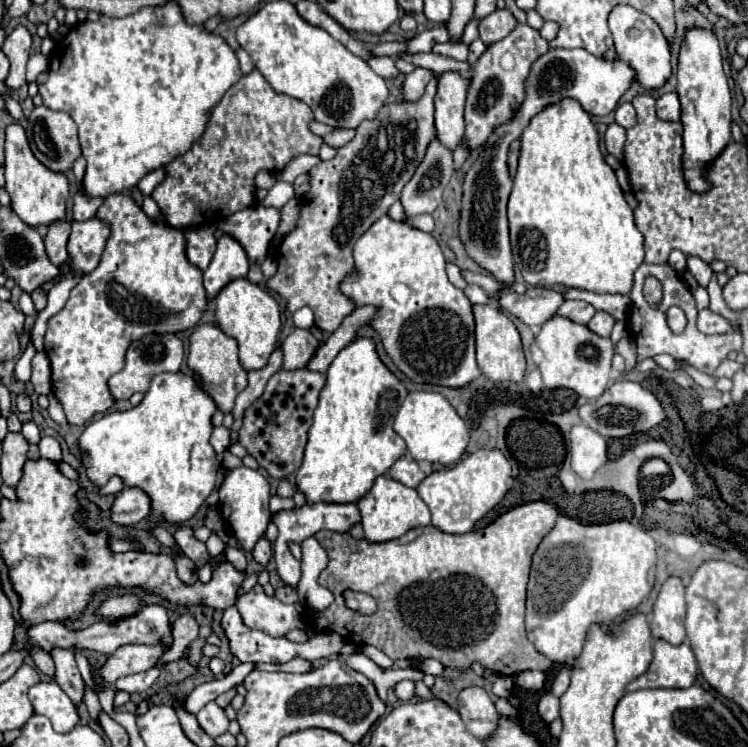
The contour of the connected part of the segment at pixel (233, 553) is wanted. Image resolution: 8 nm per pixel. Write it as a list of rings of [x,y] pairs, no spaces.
[[[226,544],[224,555],[226,555],[226,560],[238,570],[243,571],[247,567],[245,552],[241,548],[231,547]]]

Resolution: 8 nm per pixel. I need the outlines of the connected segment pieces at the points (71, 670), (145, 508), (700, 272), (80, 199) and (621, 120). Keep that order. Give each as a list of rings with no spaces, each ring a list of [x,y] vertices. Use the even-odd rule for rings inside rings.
[[[53,648],[51,658],[55,662],[55,682],[61,686],[61,690],[75,702],[79,704],[83,700],[83,688],[85,682],[77,670],[75,658],[71,650],[65,648]]]
[[[123,488],[111,504],[111,522],[119,526],[135,526],[147,518],[149,510],[151,504],[145,492],[139,492],[139,488]]]
[[[689,256],[689,258],[687,258],[687,270],[693,274],[693,278],[697,280],[699,286],[707,288],[709,280],[711,280],[711,276],[713,276],[713,270],[711,270],[703,260],[699,260],[699,258],[695,258],[695,256]]]
[[[79,190],[73,198],[73,218],[77,222],[89,220],[89,218],[95,216],[95,212],[101,204],[103,204],[103,198],[93,198],[93,196],[87,196],[85,192]]]
[[[623,102],[623,104],[617,106],[617,110],[615,110],[615,122],[617,122],[619,126],[623,126],[625,130],[631,128],[631,126],[637,122],[635,108],[633,108],[631,102]]]

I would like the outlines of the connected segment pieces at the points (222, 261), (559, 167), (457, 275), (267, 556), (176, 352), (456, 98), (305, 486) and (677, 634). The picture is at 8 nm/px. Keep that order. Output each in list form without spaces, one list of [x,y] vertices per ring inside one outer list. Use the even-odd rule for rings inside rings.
[[[221,236],[213,260],[203,274],[207,302],[211,302],[231,280],[247,278],[247,270],[249,270],[249,260],[241,244],[231,236]]]
[[[563,100],[559,104],[553,104],[551,108],[545,108],[543,112],[539,112],[539,116],[535,116],[531,120],[531,124],[525,128],[525,132],[521,136],[519,168],[517,168],[513,182],[515,182],[515,186],[509,196],[509,228],[511,228],[513,260],[517,262],[517,268],[521,270],[521,274],[529,286],[533,286],[533,288],[535,286],[543,286],[543,288],[567,286],[567,288],[583,288],[583,290],[589,290],[595,294],[629,294],[631,292],[633,274],[643,262],[643,234],[635,228],[633,210],[629,208],[629,204],[623,198],[615,172],[605,164],[603,154],[599,152],[599,134],[593,126],[589,114],[583,112],[583,108],[579,108],[579,104],[575,104],[575,100]]]
[[[447,264],[447,278],[449,278],[449,282],[453,284],[453,286],[457,286],[457,288],[465,288],[467,286],[467,282],[463,280],[463,276],[461,276],[461,268],[457,268],[455,264]]]
[[[267,538],[259,540],[259,544],[255,544],[255,548],[253,548],[253,560],[261,566],[267,566],[267,562],[271,560],[271,554],[273,554],[273,550],[271,550],[271,542]]]
[[[151,334],[151,336],[145,336],[145,338],[133,342],[129,346],[125,368],[109,378],[111,394],[113,394],[115,400],[131,398],[131,394],[135,394],[135,392],[145,394],[149,390],[149,382],[151,382],[153,376],[157,376],[161,372],[179,372],[181,362],[183,362],[183,342],[175,334],[163,334],[163,336]]]
[[[445,72],[439,76],[439,88],[435,96],[435,130],[437,140],[451,152],[459,146],[465,134],[463,108],[469,80],[455,76],[455,72]]]
[[[359,338],[345,346],[333,364],[327,370],[327,382],[319,396],[319,406],[313,416],[313,426],[309,430],[309,442],[305,446],[305,460],[297,470],[295,482],[297,490],[305,494],[307,504],[315,502],[333,502],[333,504],[349,504],[363,498],[375,478],[387,474],[395,460],[407,454],[407,446],[403,438],[393,430],[393,416],[407,396],[405,386],[385,368],[375,352],[375,344],[371,338]]]
[[[671,576],[663,584],[651,612],[649,628],[653,638],[665,640],[673,646],[683,644],[685,642],[683,620],[685,620],[685,586],[681,578]]]

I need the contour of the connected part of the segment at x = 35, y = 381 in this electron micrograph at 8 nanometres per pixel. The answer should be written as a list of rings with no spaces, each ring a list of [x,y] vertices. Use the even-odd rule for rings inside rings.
[[[37,352],[33,356],[33,372],[31,372],[31,384],[37,394],[49,394],[51,392],[51,366],[45,356],[45,352]]]

